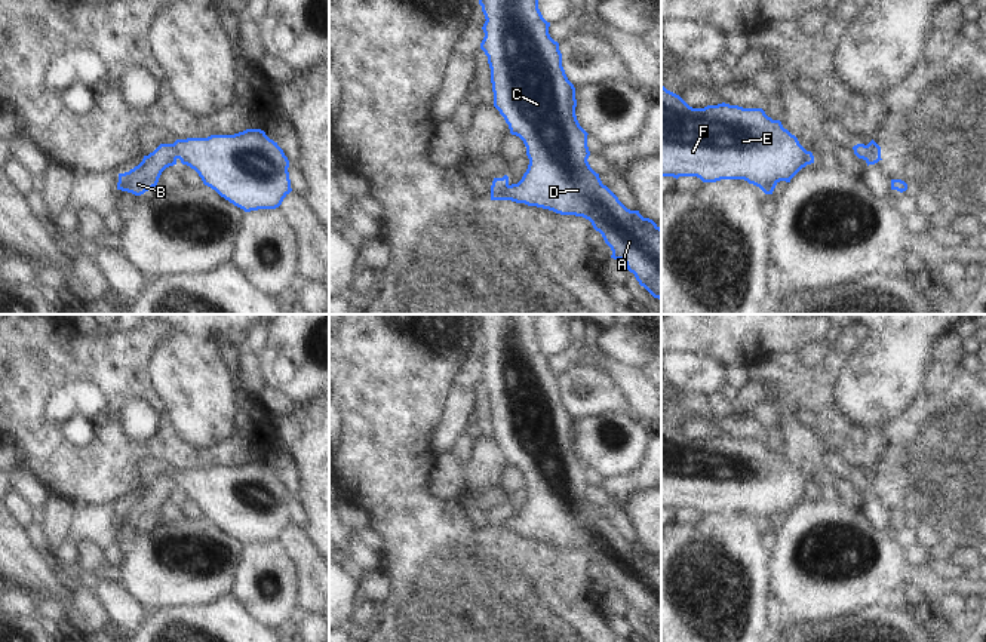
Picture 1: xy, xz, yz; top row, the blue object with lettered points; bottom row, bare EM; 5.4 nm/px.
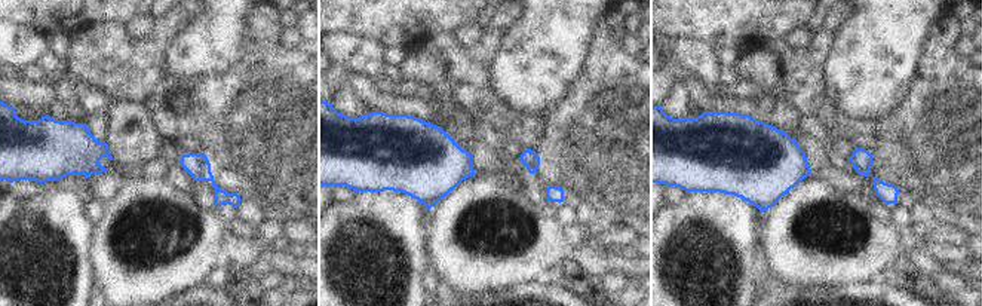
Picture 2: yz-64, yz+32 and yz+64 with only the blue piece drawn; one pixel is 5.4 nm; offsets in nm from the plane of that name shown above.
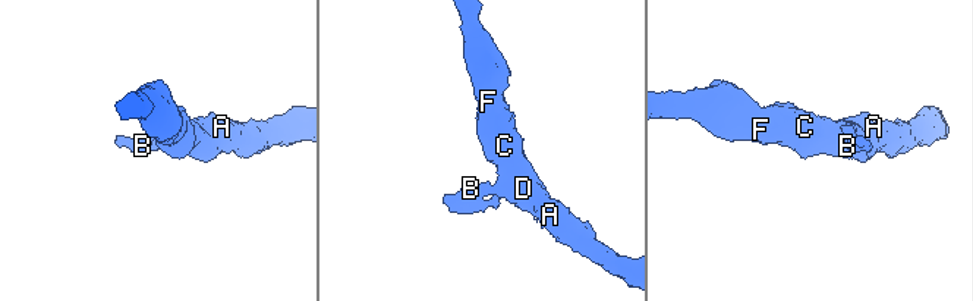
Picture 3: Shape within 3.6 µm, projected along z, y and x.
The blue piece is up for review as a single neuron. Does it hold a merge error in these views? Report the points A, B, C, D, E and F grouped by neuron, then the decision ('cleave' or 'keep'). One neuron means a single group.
groups A C D E F / B; cleave

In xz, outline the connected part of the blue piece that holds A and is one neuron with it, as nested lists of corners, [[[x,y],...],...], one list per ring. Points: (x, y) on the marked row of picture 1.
[[[479,0],[485,15],[485,37],[480,49],[488,56],[494,107],[504,117],[510,133],[519,136],[529,165],[522,179],[506,188],[501,200],[512,200],[589,219],[611,248],[614,259],[621,259],[654,298],[661,300],[661,228],[639,211],[627,209],[602,184],[587,159],[587,132],[575,116],[575,87],[562,67],[559,43],[549,34],[538,0]]]

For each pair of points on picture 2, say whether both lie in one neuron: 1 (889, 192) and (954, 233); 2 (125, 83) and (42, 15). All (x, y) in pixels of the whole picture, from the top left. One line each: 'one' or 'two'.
1: one
2: two

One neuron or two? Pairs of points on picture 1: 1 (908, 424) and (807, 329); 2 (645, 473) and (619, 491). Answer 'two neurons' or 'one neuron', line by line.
1: two neurons
2: one neuron

